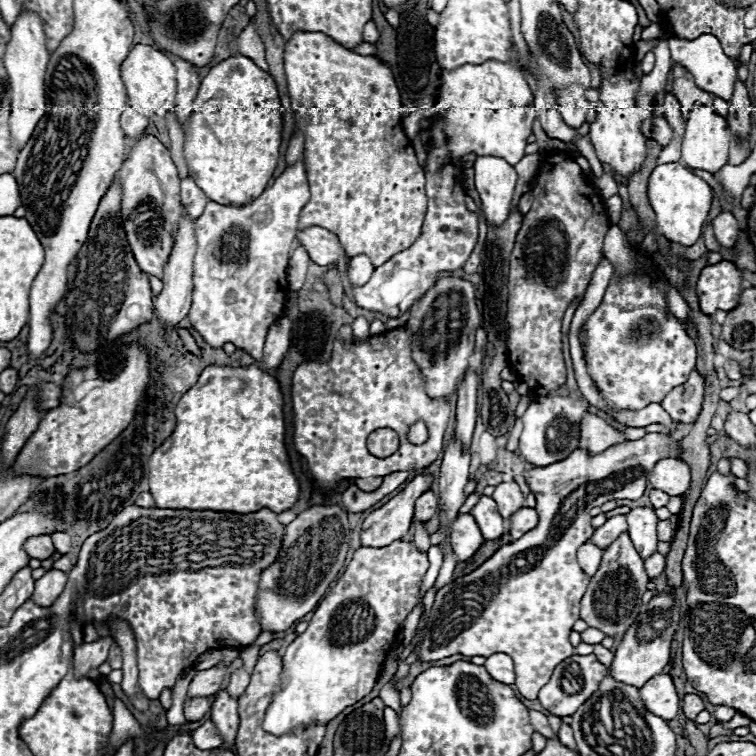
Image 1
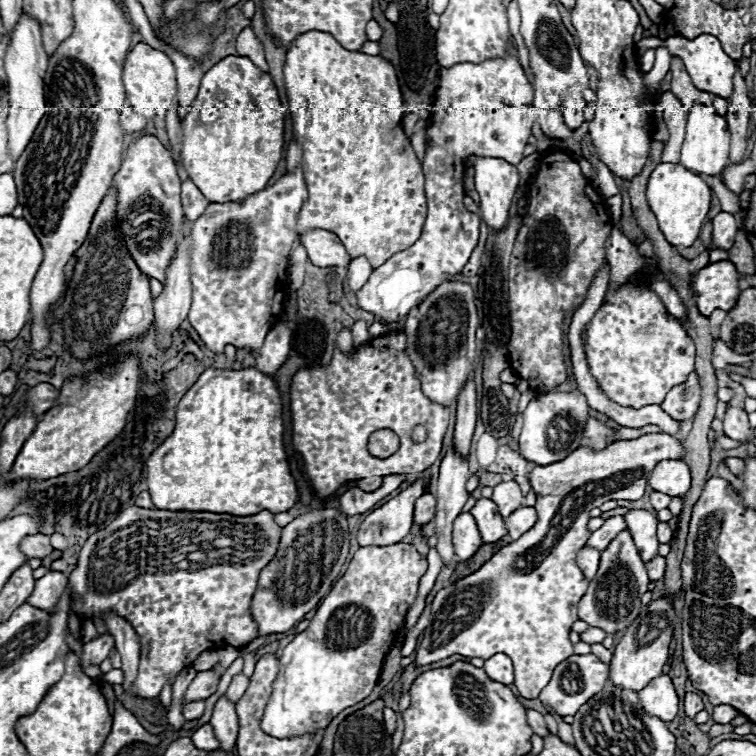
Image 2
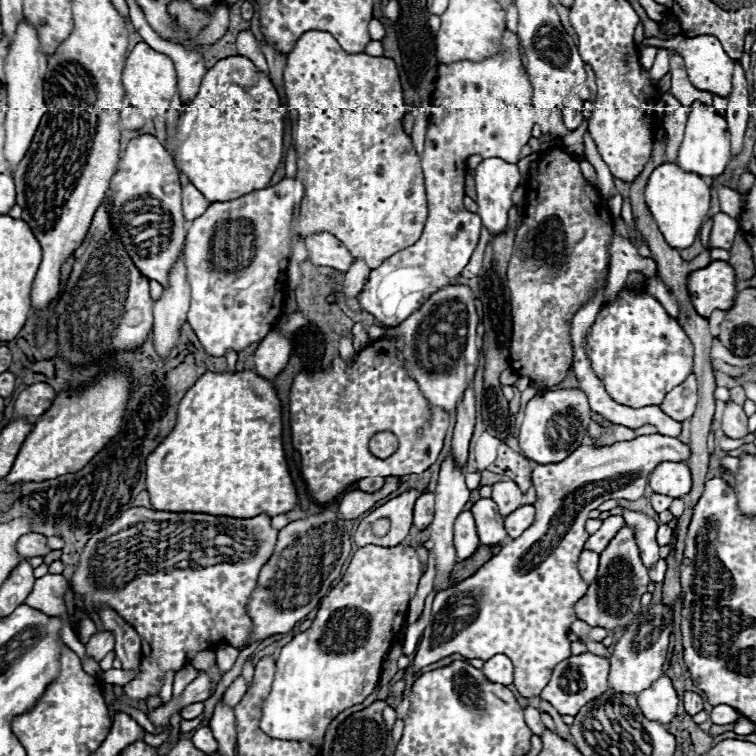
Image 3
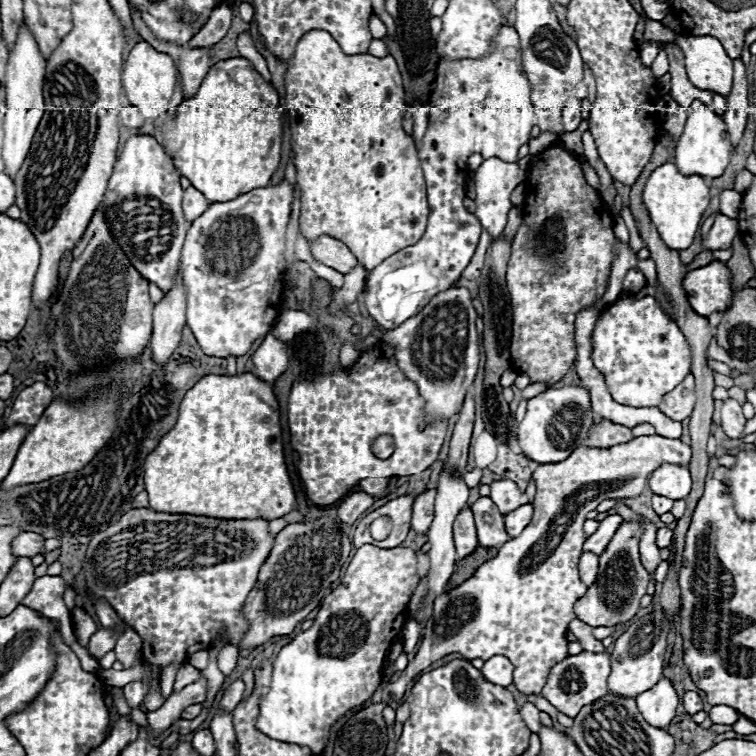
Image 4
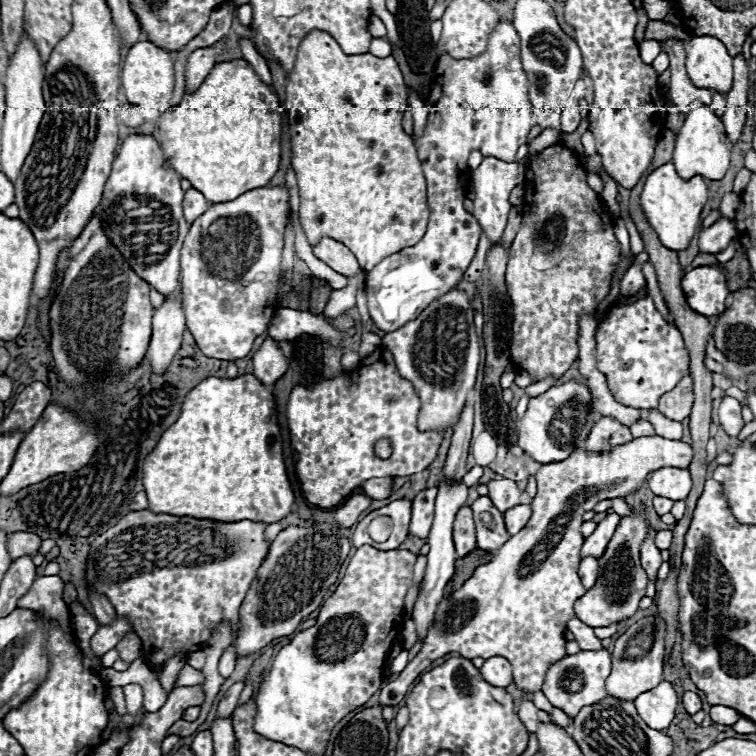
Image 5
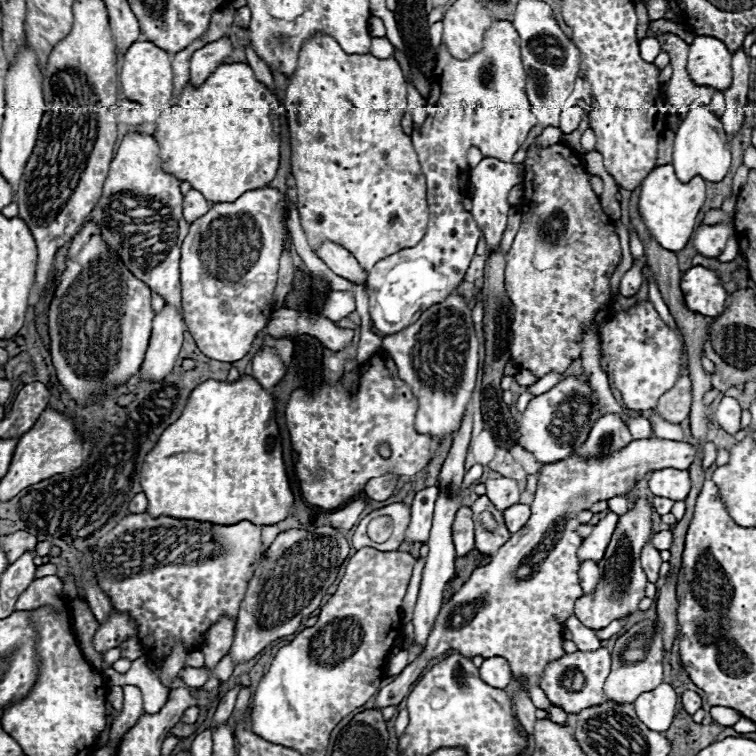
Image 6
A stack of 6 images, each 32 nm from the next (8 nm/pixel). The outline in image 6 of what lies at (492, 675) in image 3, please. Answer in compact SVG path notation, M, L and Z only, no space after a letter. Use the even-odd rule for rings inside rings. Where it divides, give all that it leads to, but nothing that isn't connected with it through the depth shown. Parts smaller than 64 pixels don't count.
M492 656L492 658L486 658L484 664L480 666L480 678L494 686L494 688L506 688L512 680L512 670L510 670L510 664L500 658L500 656Z

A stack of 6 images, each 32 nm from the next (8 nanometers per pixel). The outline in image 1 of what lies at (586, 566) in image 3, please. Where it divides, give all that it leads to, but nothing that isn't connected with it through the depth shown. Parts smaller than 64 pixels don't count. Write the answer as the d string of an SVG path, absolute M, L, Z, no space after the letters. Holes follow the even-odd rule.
M590 540L578 548L578 564L582 566L582 570L588 576L596 574L596 568L600 564L600 556L602 556L602 550L598 546L594 546Z

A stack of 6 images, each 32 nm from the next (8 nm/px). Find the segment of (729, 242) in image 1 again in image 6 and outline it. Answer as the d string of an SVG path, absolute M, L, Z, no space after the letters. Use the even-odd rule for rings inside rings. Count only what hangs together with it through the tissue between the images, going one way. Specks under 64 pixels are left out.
M702 224L702 226L698 226L698 230L694 234L694 246L696 246L698 254L716 258L726 248L726 240L734 234L736 232L734 232L732 224L714 224L714 226Z

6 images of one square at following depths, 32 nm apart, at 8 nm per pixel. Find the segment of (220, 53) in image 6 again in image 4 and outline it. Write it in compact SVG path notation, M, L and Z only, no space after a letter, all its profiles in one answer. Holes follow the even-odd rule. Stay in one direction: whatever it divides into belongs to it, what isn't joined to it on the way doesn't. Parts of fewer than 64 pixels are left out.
M132 6L132 22L136 32L142 36L142 40L146 40L148 44L152 44L158 52L170 54L178 72L180 72L180 84L182 84L182 94L184 98L194 96L198 92L198 86L202 84L208 68L210 68L210 58L208 58L208 50L206 48L194 48L194 50L186 50L182 46L174 46L168 42L158 40L150 28L144 24L144 20L140 18L140 12Z

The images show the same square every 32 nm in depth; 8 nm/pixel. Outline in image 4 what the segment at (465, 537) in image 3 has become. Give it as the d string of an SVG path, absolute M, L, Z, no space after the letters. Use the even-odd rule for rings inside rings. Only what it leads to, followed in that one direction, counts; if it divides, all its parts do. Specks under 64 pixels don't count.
M464 508L454 522L454 544L456 544L456 552L458 552L460 560L470 556L478 548L476 526L474 526L470 508Z

